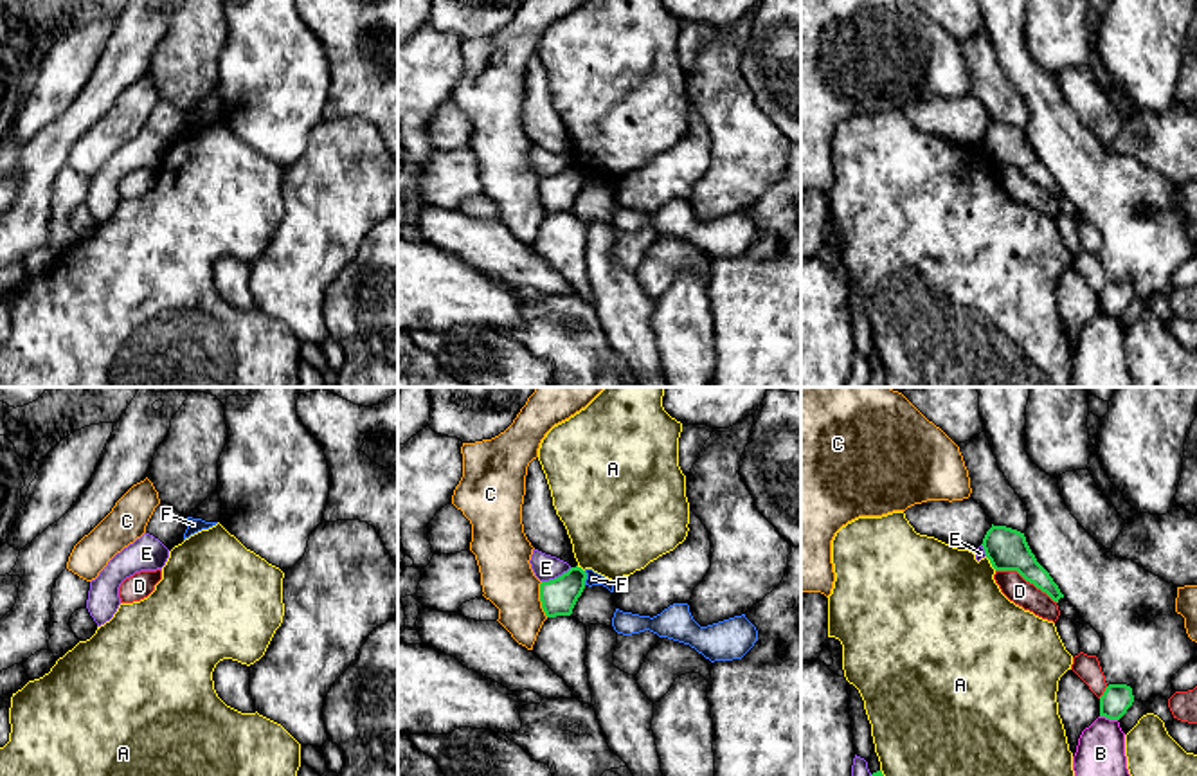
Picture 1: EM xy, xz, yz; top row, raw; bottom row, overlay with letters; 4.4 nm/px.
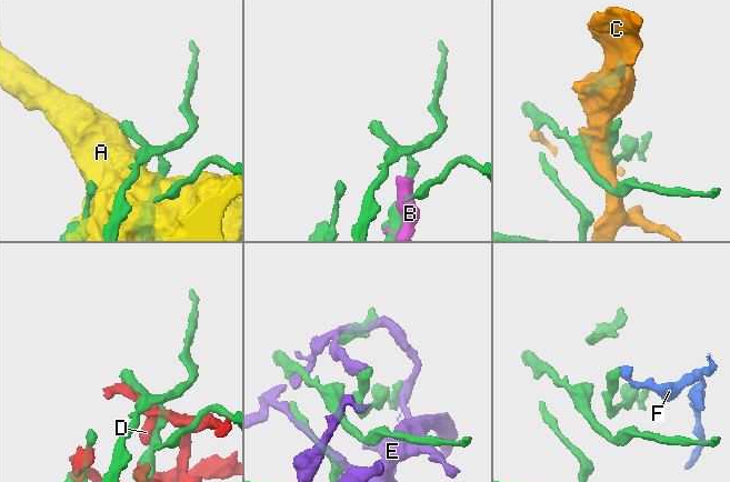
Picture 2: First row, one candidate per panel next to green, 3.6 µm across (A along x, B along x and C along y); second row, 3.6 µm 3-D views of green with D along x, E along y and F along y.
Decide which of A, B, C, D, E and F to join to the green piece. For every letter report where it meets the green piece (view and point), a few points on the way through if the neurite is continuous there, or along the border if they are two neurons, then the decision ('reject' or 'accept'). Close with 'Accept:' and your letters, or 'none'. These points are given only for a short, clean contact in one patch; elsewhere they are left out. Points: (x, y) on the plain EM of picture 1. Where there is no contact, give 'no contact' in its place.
A: contact yz (990, 159); reject
B: contact yz (1109, 315); reject
C: contact xz (540, 197); reject
D: contact yz (1026, 177); reject
E: contact xz (558, 173); reject
F: contact xz (585, 175); border xz (584, 168), (585, 180); reject
Accept: none

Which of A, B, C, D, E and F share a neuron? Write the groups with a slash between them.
A / B E / C / D / F

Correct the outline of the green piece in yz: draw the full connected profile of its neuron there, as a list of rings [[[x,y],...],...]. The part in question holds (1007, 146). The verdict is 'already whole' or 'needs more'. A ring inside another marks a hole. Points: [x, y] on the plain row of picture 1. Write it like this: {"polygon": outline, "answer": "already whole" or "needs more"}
{"polygon": [[[992,121],[981,142],[995,167],[1017,167],[1026,178],[1046,189],[1053,198],[1058,200],[1058,196],[1064,194],[1049,169],[1037,158],[1024,130]]], "answer": "already whole"}

